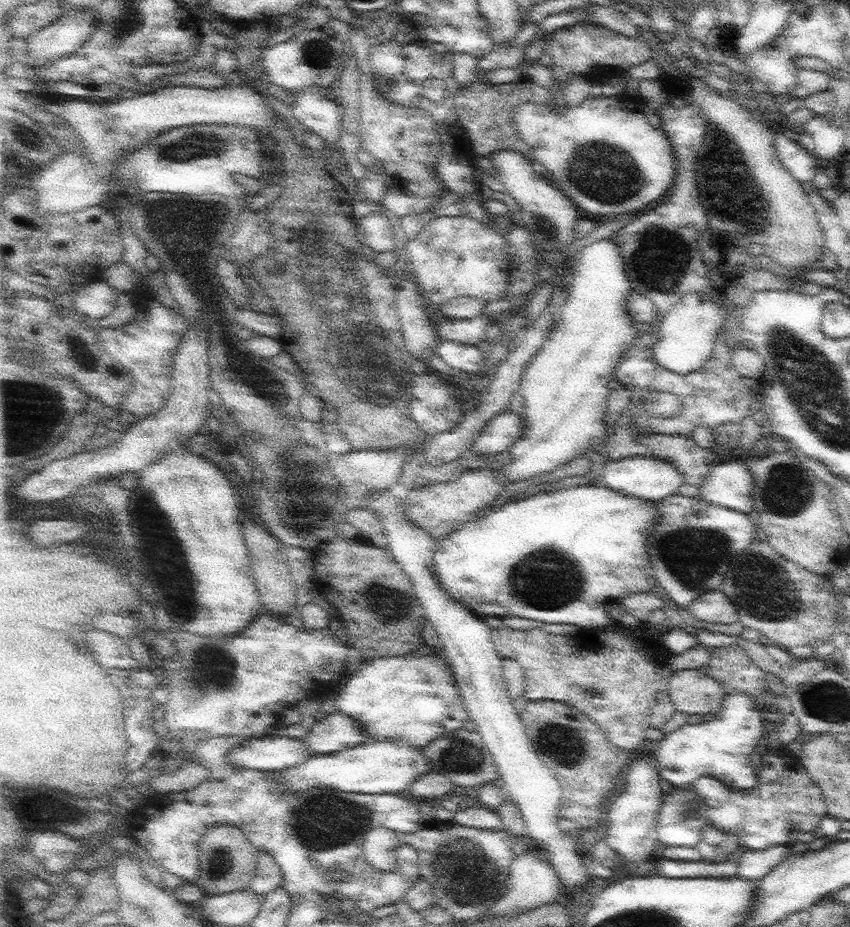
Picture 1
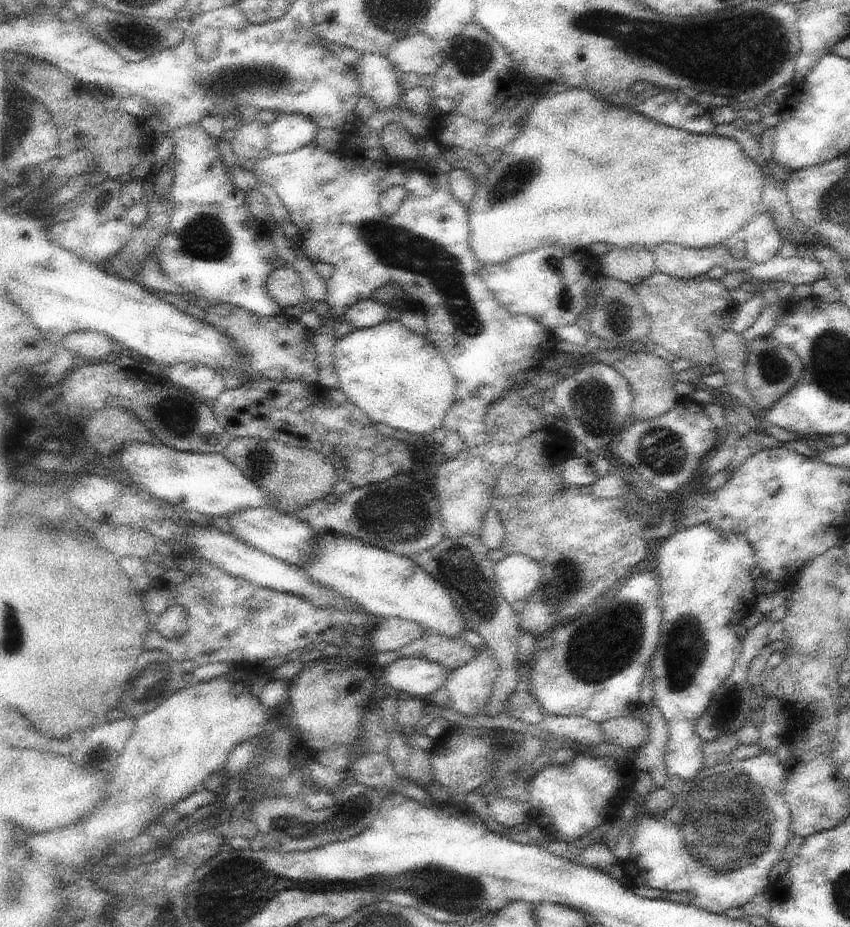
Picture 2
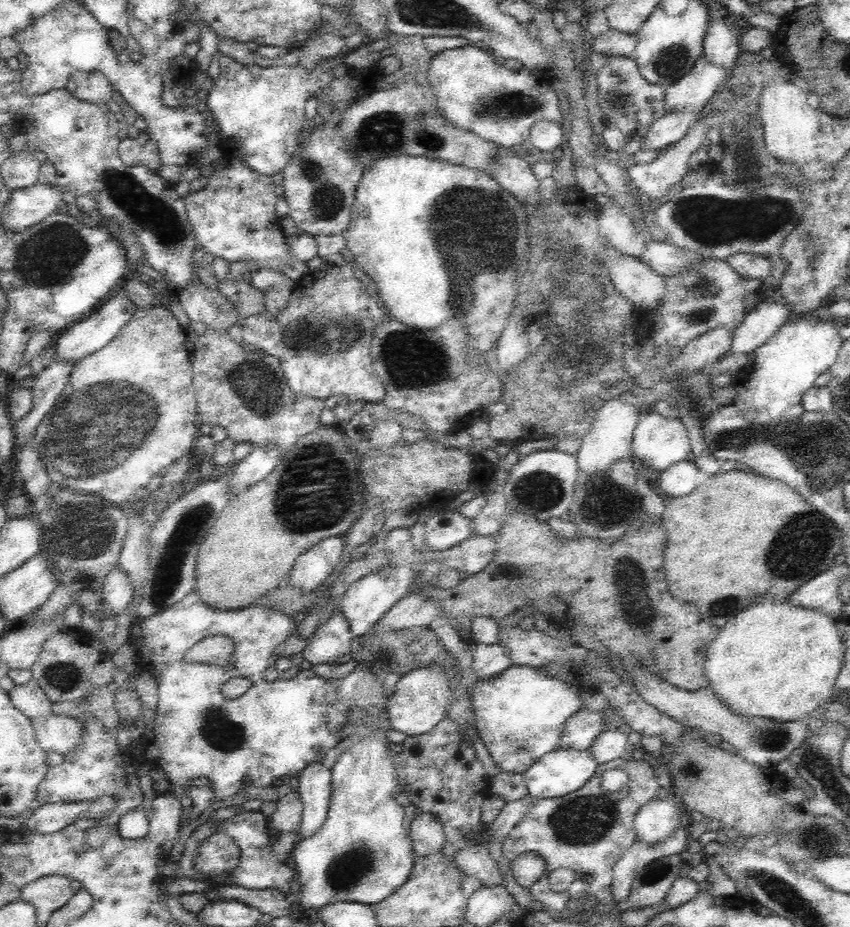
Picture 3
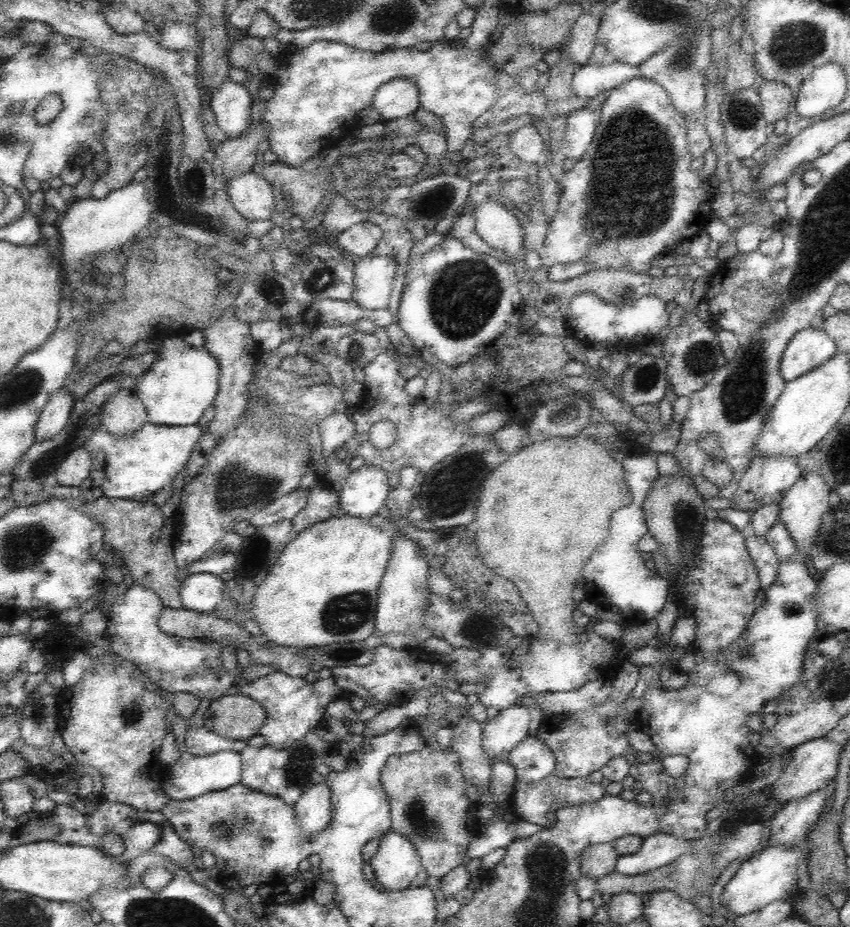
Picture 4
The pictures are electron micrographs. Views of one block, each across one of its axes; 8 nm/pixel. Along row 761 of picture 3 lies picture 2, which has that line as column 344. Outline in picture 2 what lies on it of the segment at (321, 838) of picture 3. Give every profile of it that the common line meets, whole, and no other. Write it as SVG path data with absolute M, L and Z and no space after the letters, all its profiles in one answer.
M387 319L376 326L350 331L344 336L336 336L336 344L334 344L334 352L332 352L332 356L334 356L334 368L338 375L339 388L342 389L344 394L346 394L348 400L353 402L358 408L364 410L374 423L382 422L397 430L406 430L406 432L410 432L410 434L420 434L420 436L426 436L427 434L430 435L431 438L434 430L443 428L442 424L444 424L444 418L446 417L446 414L448 414L448 410L452 408L452 404L454 404L457 392L457 382L452 370L450 370L450 365L444 358L444 355L428 340L427 335L420 336L420 334L408 330L408 328L406 328L406 326L400 321Z

